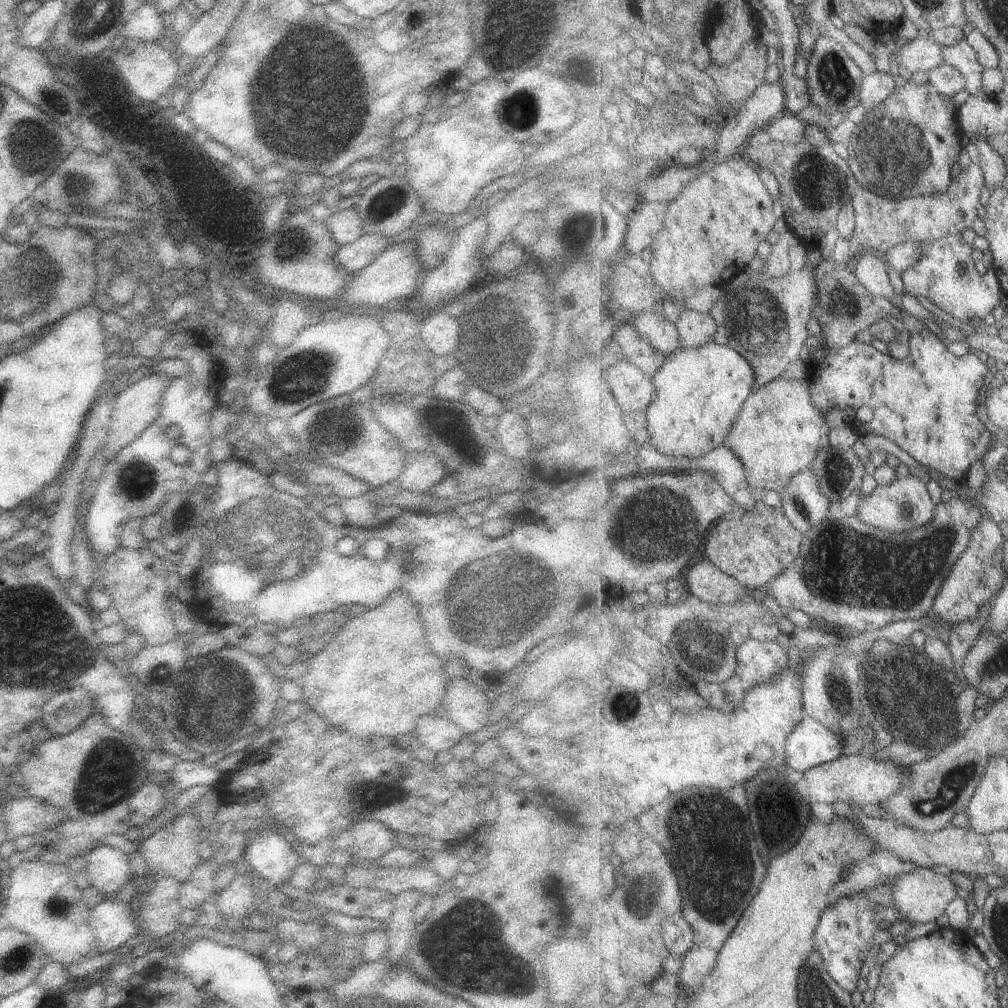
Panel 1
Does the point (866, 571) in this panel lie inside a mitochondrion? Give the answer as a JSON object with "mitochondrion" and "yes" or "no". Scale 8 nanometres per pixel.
{"mitochondrion":"yes"}

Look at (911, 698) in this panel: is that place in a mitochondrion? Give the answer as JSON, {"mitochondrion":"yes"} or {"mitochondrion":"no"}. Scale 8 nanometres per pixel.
{"mitochondrion":"yes"}

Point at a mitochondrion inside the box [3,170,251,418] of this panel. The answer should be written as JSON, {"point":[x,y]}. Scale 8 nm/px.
{"point":[33,290]}

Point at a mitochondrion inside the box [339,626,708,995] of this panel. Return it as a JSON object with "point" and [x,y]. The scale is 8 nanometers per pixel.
{"point":[476,921]}

